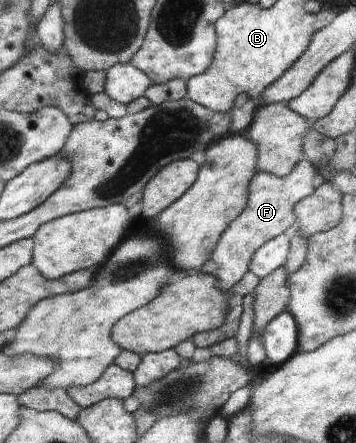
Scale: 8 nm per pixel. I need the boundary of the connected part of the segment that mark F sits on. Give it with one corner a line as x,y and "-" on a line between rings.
308,159
294,167
289,175
279,176
259,171
250,183
250,197
246,201
246,209
239,214
237,220
222,233
218,245
215,246
211,259
217,265
213,275
219,279
219,285
229,291
250,270
254,254
270,239
289,233
289,228
297,224
297,203
314,193
316,188
317,169

